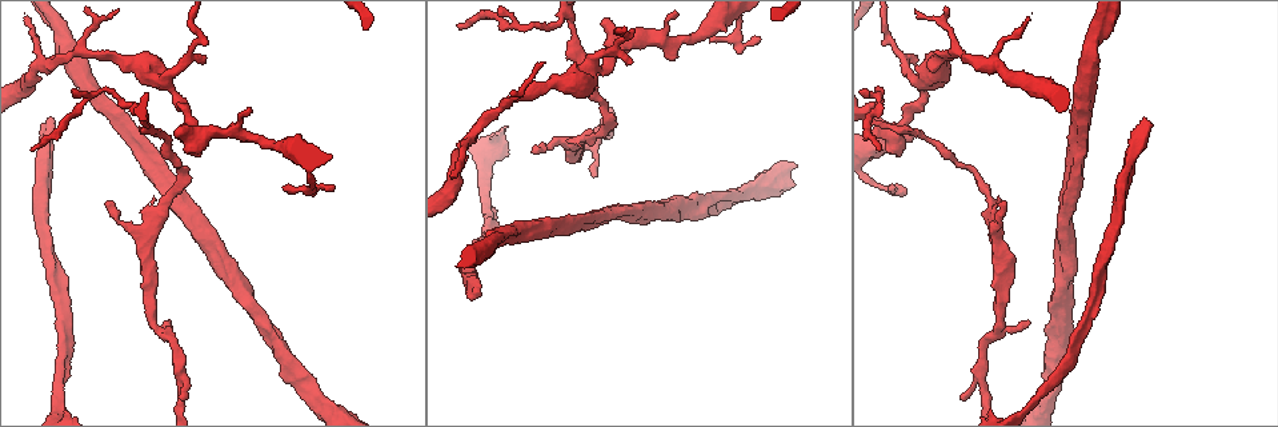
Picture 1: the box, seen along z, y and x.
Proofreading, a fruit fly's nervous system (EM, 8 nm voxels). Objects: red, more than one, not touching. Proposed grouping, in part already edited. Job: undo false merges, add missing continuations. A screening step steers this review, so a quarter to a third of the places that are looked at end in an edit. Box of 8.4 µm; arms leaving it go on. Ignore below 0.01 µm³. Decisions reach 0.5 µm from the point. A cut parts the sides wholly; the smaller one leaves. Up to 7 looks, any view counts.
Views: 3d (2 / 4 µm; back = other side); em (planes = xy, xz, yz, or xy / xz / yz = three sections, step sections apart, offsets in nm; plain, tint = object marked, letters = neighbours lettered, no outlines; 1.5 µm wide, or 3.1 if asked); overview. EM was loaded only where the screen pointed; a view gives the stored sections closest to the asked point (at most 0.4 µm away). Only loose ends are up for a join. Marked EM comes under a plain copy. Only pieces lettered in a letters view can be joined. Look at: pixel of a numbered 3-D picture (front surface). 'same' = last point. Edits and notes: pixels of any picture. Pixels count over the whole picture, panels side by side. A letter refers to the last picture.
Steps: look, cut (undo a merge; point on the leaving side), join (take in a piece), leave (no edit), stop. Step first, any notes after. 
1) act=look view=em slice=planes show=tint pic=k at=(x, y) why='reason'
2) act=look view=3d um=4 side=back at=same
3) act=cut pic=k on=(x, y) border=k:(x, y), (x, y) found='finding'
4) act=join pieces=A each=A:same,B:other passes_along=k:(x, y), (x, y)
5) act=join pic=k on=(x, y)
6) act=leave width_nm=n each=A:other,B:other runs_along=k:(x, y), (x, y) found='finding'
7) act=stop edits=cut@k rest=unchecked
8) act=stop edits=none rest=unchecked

act=look view=3d um=4 pic=1 at=(44, 62) why='arms part here'

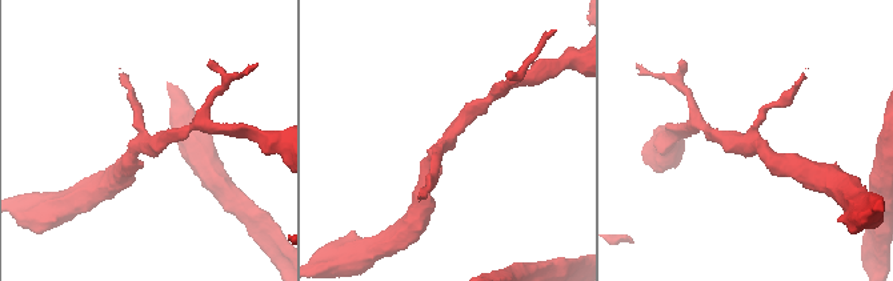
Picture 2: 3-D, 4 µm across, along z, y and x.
act=look view=em slice=planes show=tint pic=2 at=(444, 144) why='need the tissue'

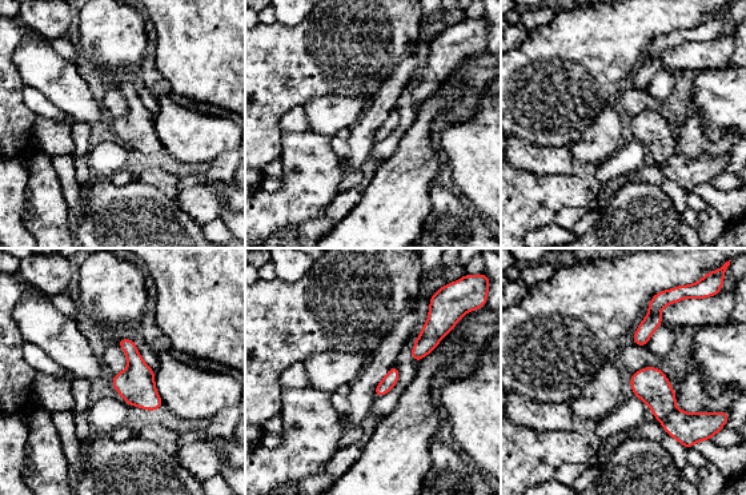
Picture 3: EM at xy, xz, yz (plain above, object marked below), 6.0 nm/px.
act=look view=em slice=planes show=letters at=same

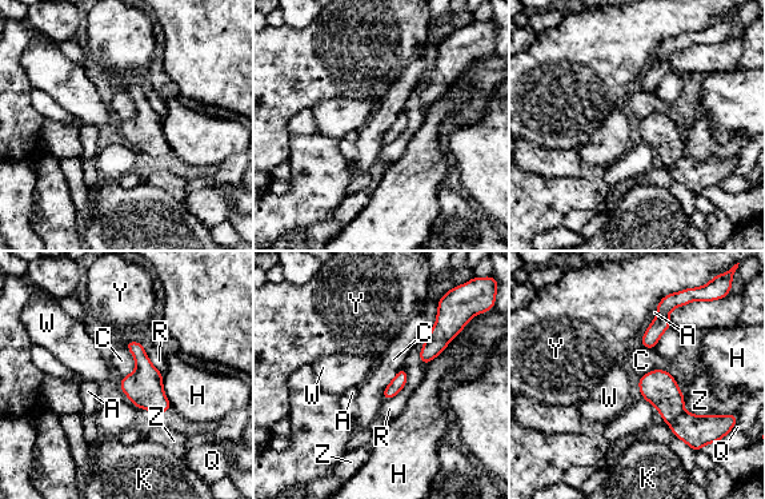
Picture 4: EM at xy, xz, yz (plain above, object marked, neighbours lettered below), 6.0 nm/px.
act=leave longest_contact=R:260nm each=A:other,C:other,H:other,K:other,Q:other,R:other,W:other,Y:other,Z:other border=4:(404, 366), (405, 384), (383, 400) found='all the same neuron'

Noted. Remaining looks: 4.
act=look view=3d um=4 pic=1 at=(165, 84) why='side arm on a straight run'

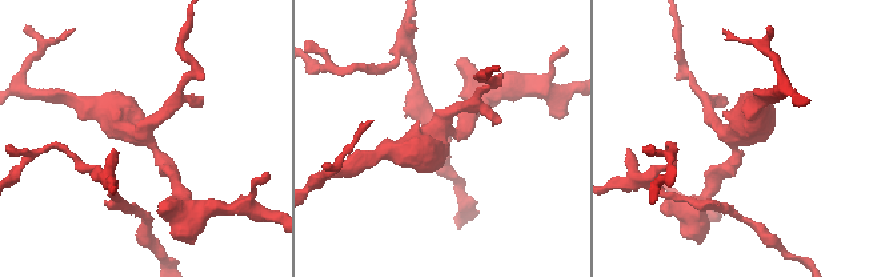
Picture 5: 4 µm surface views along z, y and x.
act=look view=em slice=planes show=letters pic=5 at=(441, 137) arms=3 arm_widths_nm=170,200,260 why='need the tissue'

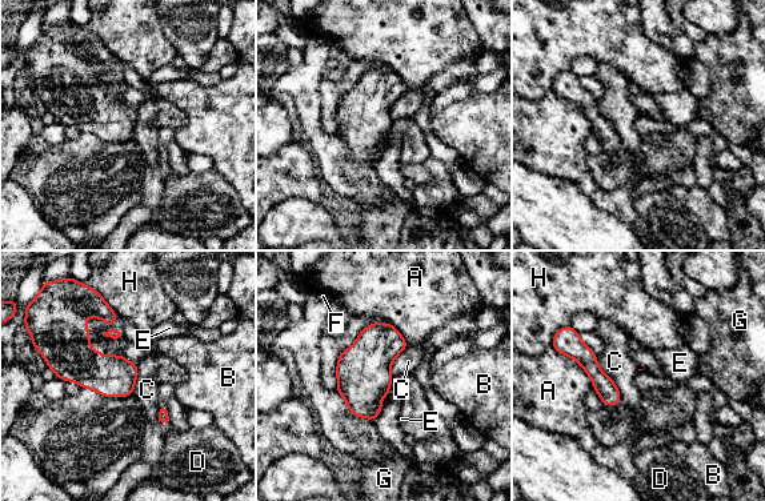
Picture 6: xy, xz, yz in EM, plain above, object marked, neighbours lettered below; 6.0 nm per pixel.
act=leave width_nm=90 each=A:other,B:other,C:other,D:other,E:other,F:other,G:other,H:other border=6:(596, 356), (621, 401) found='continuous, no second neuron'

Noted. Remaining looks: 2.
act=stop edits=none rest=unchecked

